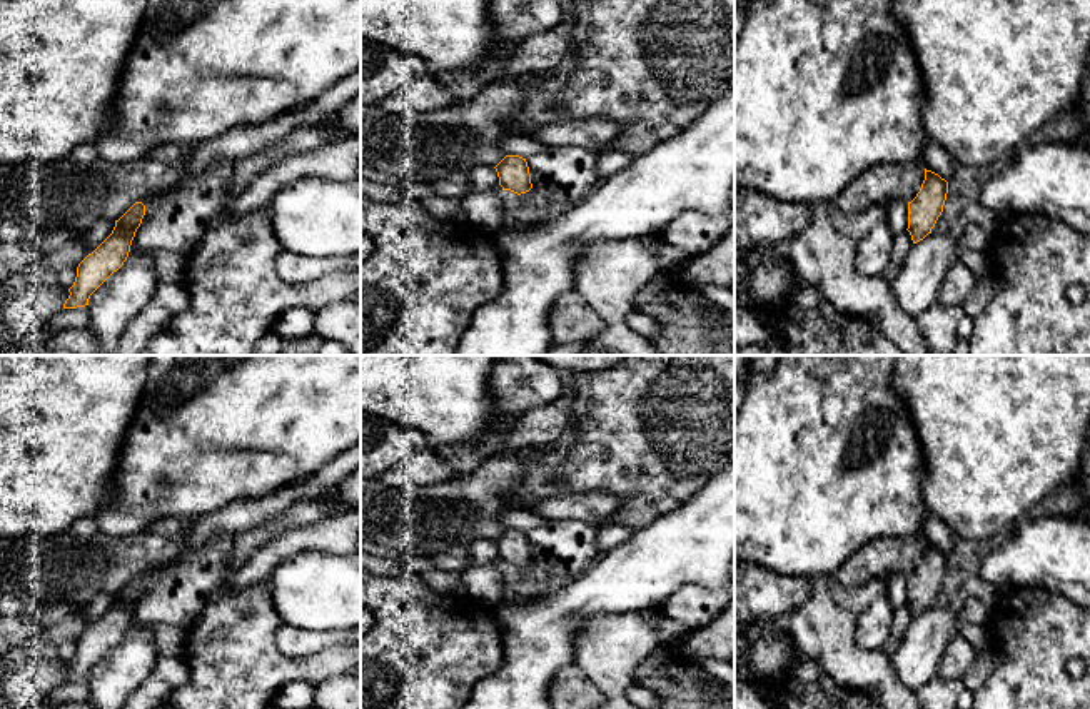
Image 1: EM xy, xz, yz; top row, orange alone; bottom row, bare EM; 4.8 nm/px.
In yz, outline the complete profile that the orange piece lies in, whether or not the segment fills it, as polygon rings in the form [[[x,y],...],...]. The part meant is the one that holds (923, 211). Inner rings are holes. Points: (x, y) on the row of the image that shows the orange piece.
[[[925,168],[925,180],[916,197],[908,202],[908,232],[913,244],[923,240],[935,227],[943,212],[948,182]]]

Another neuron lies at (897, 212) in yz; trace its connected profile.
[[[893,200],[886,205],[886,222],[895,235],[906,232],[908,229],[908,202]]]

